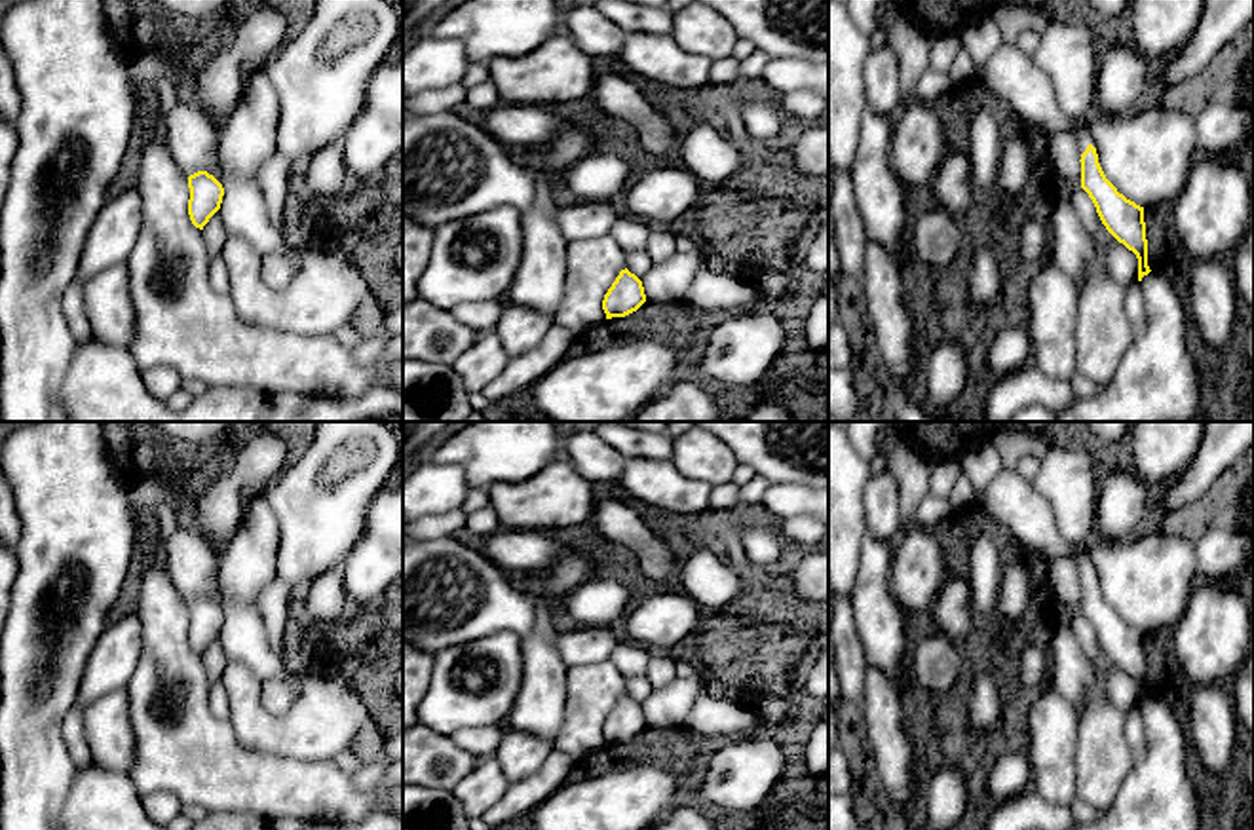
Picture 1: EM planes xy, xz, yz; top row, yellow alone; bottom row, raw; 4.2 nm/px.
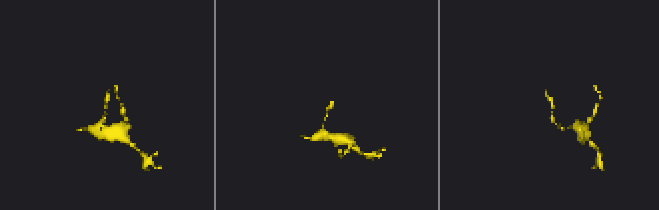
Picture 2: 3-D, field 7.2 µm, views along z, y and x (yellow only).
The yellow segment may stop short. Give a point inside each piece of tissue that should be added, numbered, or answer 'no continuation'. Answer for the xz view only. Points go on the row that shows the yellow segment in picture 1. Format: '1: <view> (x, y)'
no continuation

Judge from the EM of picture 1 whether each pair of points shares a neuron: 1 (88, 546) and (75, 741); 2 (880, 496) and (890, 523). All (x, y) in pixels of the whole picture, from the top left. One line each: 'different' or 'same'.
1: different
2: same

